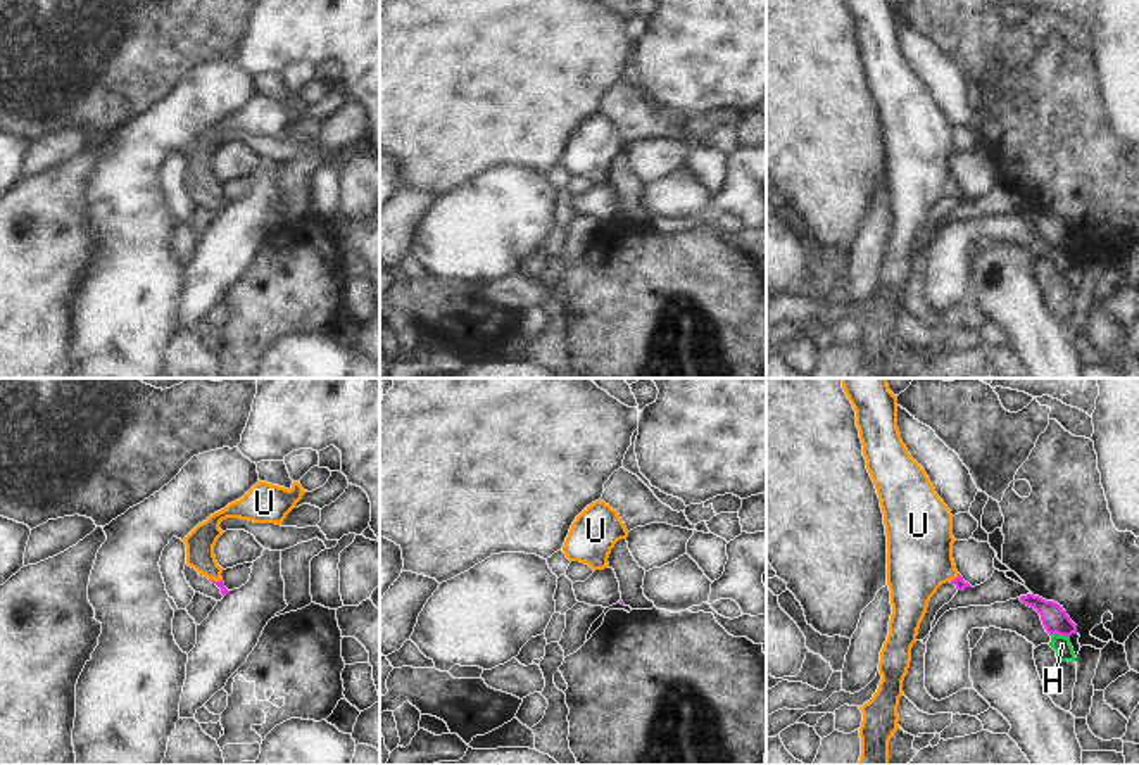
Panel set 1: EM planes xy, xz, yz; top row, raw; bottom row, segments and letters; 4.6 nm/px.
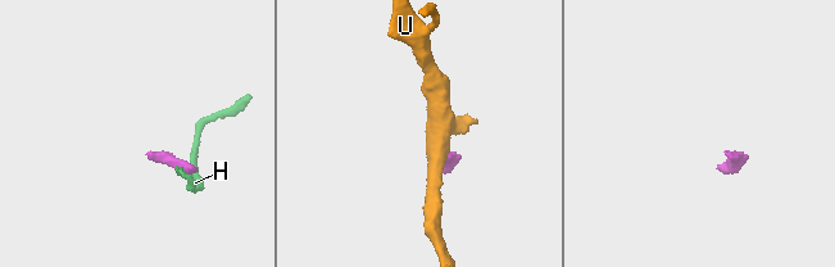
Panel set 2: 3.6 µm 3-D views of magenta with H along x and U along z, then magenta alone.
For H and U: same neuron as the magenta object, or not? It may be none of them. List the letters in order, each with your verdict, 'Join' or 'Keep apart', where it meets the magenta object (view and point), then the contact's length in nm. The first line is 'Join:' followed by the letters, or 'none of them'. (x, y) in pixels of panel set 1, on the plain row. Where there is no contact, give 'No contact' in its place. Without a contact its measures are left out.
Join: U
H: Keep apart. Touches magenta at yz (1060, 247). Shared border 90 nm
U: Join. Touches magenta at xy (216, 195). Shared border 70 nm.

